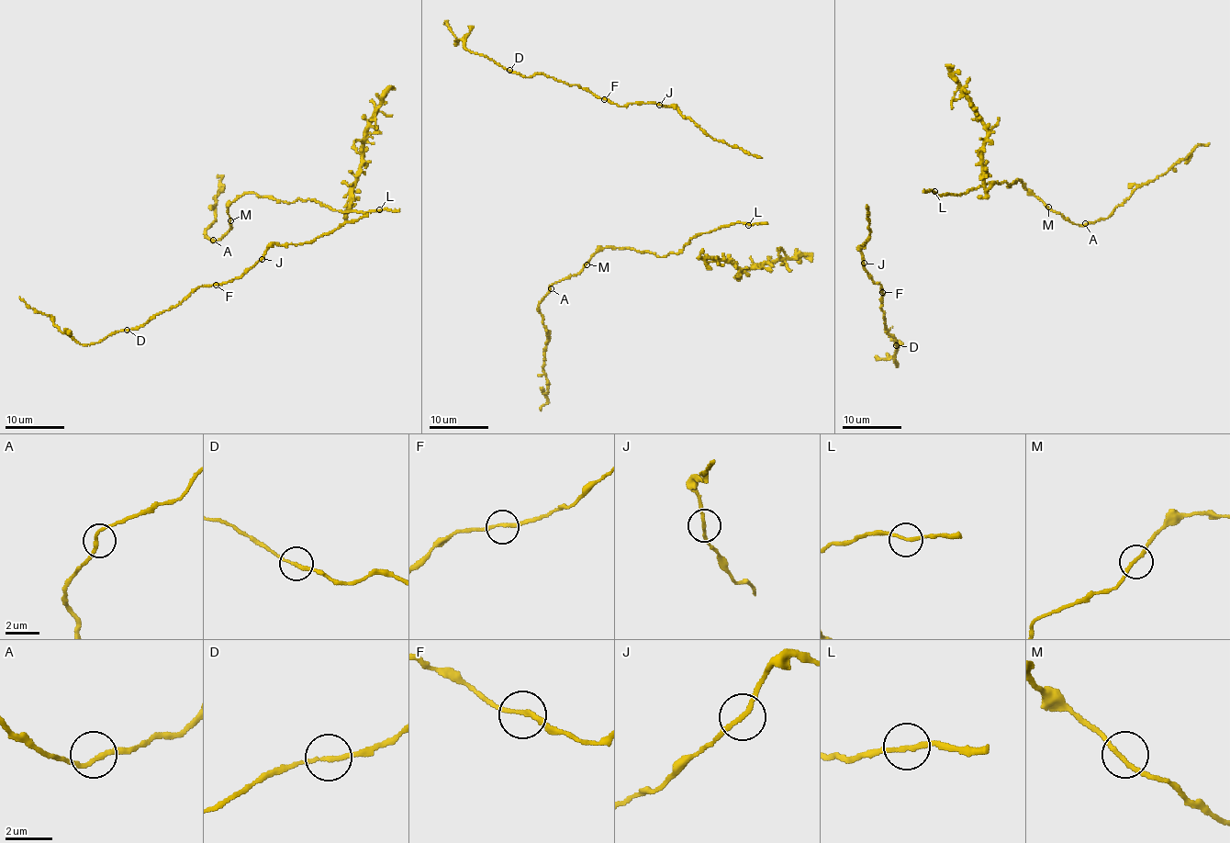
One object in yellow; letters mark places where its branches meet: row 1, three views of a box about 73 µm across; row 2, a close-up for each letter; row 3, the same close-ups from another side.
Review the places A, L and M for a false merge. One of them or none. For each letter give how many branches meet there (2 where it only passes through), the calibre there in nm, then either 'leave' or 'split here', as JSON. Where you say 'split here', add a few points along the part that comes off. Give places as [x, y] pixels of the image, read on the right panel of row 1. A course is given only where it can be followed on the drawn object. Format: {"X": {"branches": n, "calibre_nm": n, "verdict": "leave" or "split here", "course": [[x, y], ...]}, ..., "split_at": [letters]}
{"A": {"branches": 2, "calibre_nm": 190, "verdict": "leave"}, "L": {"branches": 2, "calibre_nm": 180, "verdict": "leave"}, "M": {"branches": 2, "calibre_nm": 180, "verdict": "leave"}, "split_at": []}

